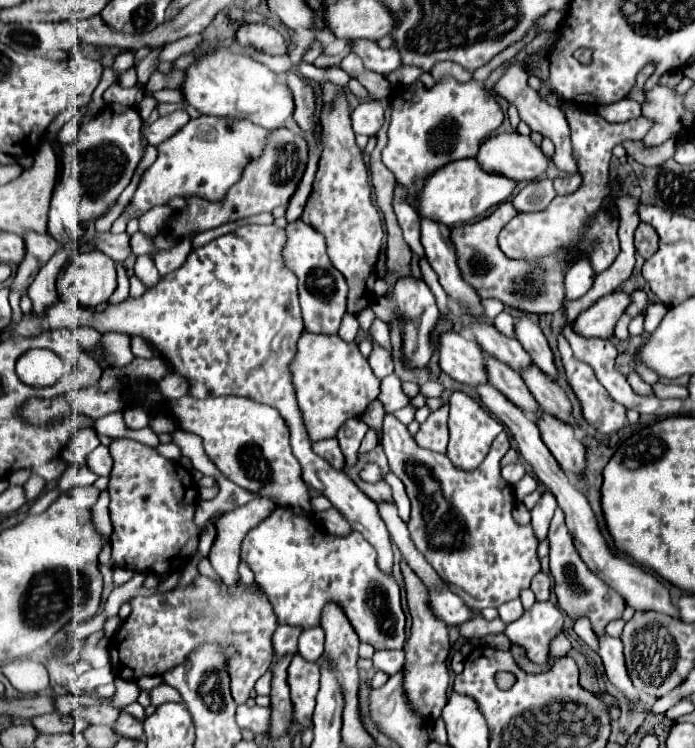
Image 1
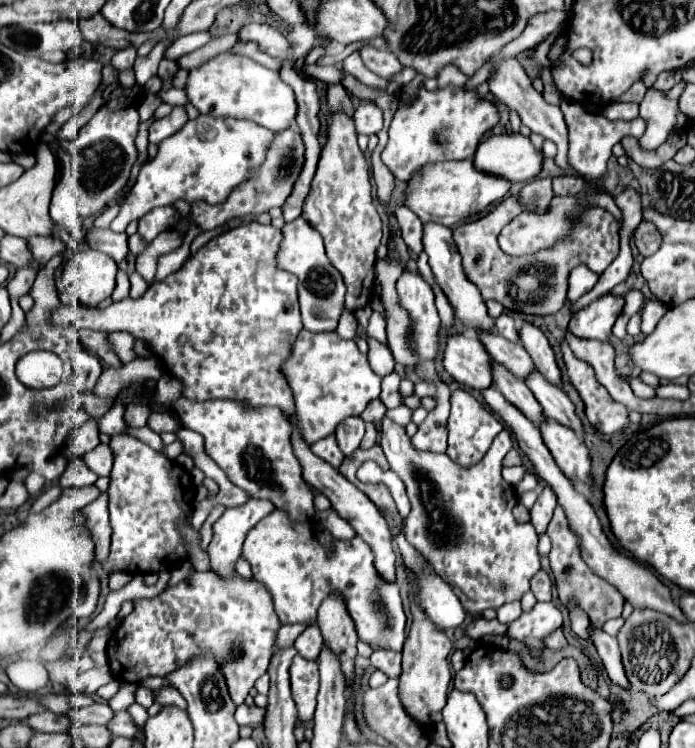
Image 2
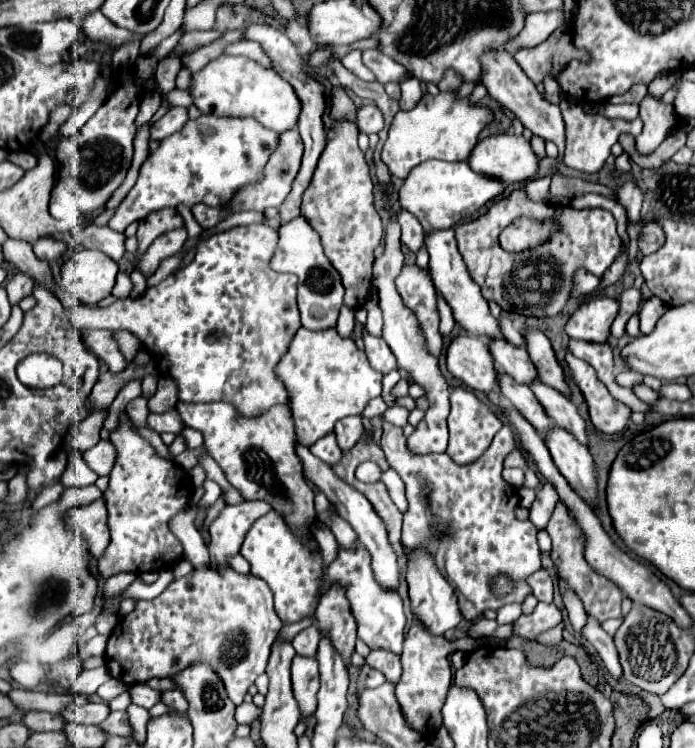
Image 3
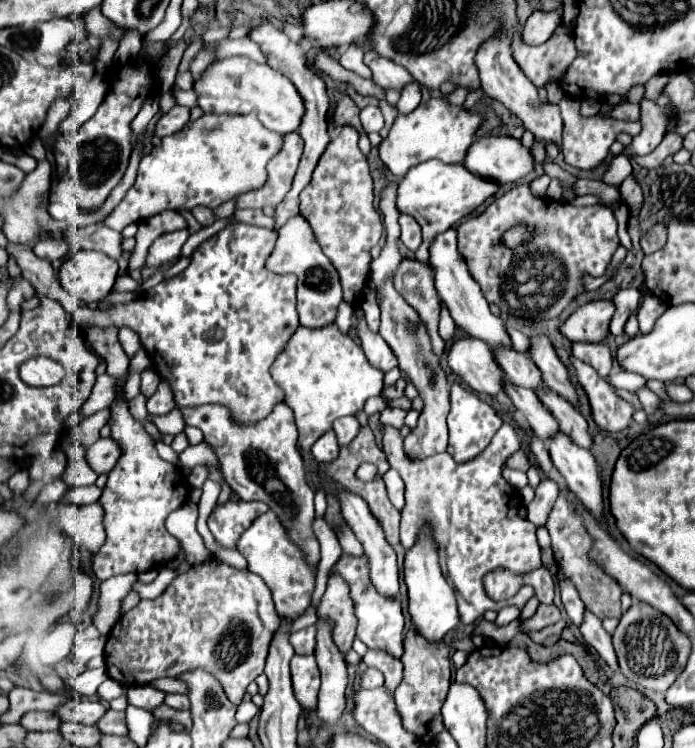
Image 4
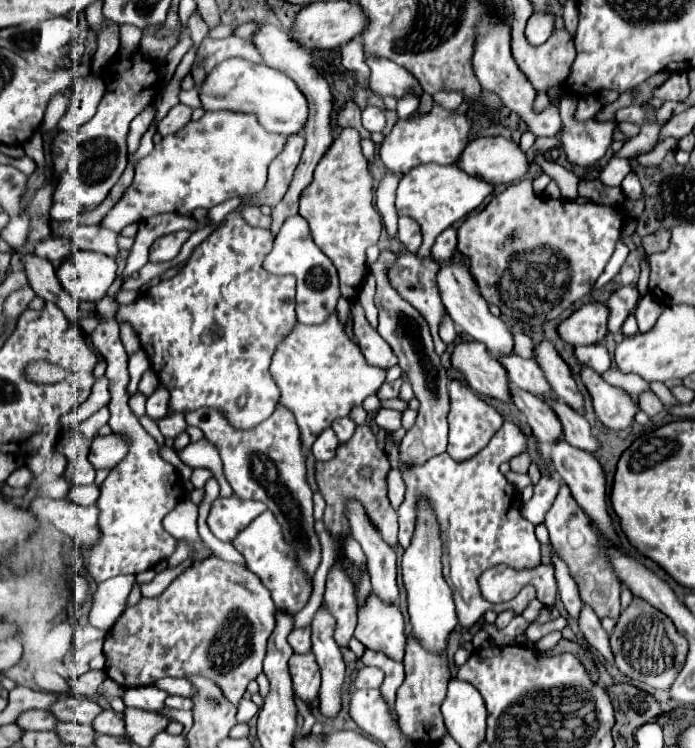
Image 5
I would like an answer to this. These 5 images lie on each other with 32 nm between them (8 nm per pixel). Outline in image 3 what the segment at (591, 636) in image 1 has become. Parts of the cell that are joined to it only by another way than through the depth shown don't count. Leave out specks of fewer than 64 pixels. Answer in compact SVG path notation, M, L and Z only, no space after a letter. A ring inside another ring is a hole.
M566 594L564 596L564 606L568 610L568 618L570 618L570 624L572 624L574 632L580 632L582 634L582 628L586 626L588 616L586 616L580 600L576 600L576 594Z

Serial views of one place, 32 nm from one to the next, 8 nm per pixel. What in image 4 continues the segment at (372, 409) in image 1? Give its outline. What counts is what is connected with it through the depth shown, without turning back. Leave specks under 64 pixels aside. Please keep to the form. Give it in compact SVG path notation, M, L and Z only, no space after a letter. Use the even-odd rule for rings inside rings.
M376 396L376 398L368 400L368 404L364 406L364 412L366 412L368 416L372 416L372 414L380 414L384 408L386 408L384 398L382 398L382 396Z

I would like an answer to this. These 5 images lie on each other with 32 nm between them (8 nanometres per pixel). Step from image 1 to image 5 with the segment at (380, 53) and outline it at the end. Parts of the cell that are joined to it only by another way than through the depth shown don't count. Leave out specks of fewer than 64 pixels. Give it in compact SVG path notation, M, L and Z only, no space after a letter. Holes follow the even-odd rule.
M368 56L366 64L370 68L370 88L378 96L388 96L394 94L400 98L408 90L416 90L416 94L422 94L422 88L416 84L416 78L410 76L408 70L400 68L398 64L392 64L386 58L376 58Z

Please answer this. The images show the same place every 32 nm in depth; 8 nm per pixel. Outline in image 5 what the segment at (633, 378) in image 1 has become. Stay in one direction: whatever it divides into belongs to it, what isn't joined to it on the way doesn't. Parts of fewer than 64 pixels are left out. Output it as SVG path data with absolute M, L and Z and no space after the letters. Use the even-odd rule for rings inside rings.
M650 390L642 392L642 394L638 396L638 400L640 400L640 408L642 408L648 416L654 416L654 414L658 414L658 412L664 410L664 404L660 402L660 398L658 398L654 392L650 392Z

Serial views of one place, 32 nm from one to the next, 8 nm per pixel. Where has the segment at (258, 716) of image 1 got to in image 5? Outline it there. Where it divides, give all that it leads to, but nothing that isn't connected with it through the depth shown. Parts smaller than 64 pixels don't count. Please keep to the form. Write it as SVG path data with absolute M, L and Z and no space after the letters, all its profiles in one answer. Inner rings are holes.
M242 698L242 702L238 704L238 714L236 714L236 720L238 722L248 722L252 716L258 714L258 706L252 702L252 700L246 700Z

